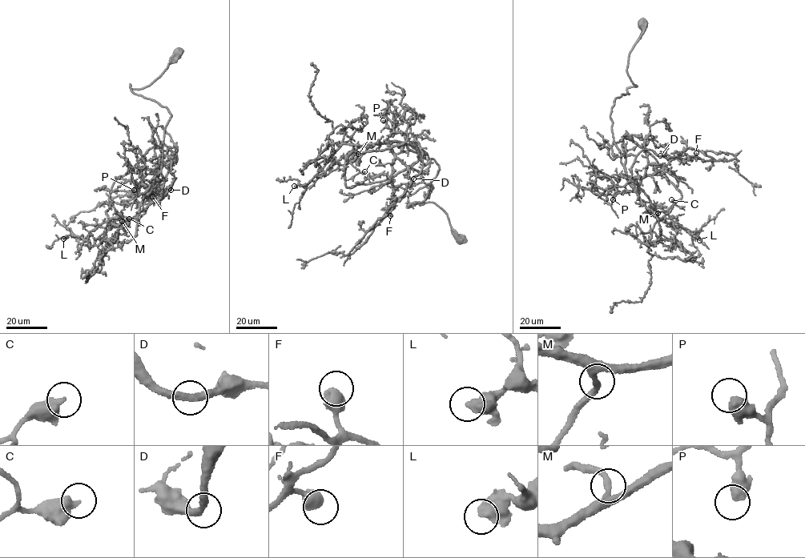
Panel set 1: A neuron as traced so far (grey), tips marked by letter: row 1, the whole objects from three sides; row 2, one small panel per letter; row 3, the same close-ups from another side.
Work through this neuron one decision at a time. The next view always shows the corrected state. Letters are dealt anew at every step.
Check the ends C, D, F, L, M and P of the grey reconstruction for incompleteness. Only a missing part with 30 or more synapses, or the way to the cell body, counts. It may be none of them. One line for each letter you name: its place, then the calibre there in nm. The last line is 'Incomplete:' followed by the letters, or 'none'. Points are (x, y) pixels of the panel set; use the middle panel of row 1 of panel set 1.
P: Place: (383, 120). Thickness 550 nm
Incomplete: P

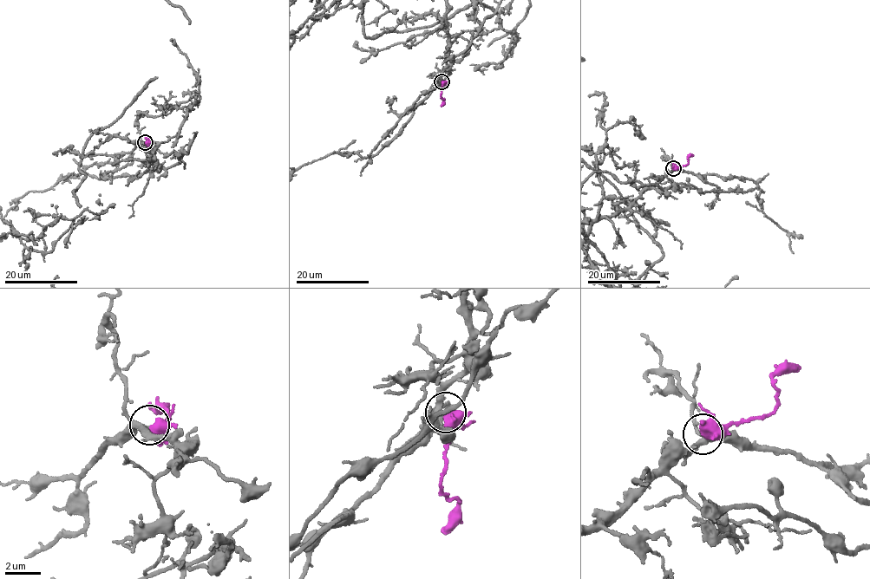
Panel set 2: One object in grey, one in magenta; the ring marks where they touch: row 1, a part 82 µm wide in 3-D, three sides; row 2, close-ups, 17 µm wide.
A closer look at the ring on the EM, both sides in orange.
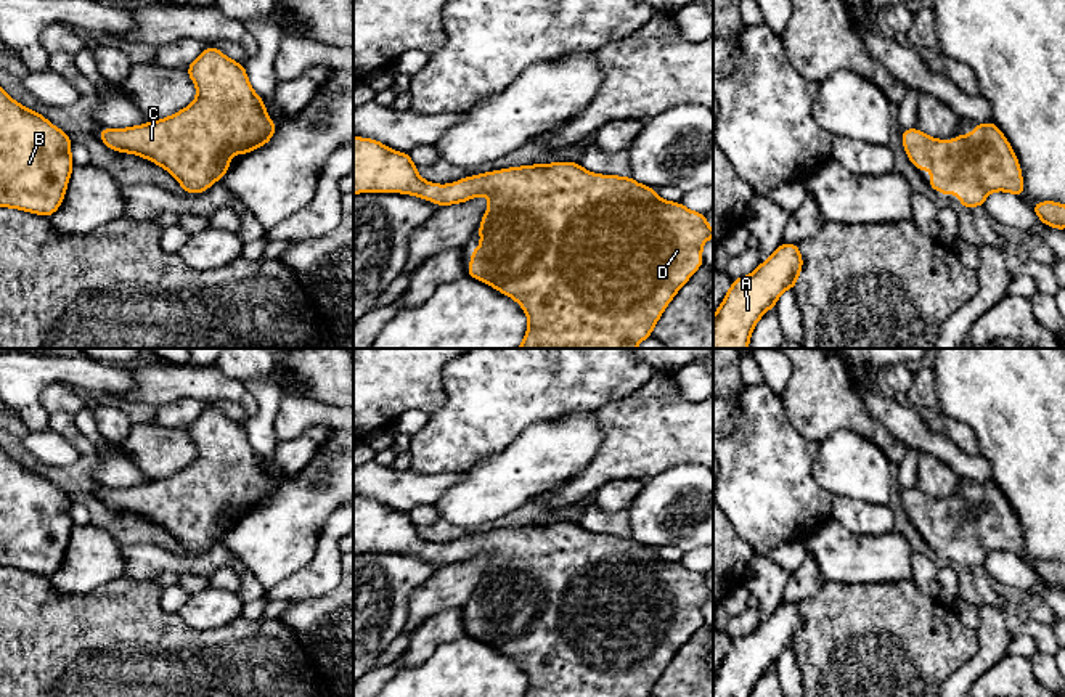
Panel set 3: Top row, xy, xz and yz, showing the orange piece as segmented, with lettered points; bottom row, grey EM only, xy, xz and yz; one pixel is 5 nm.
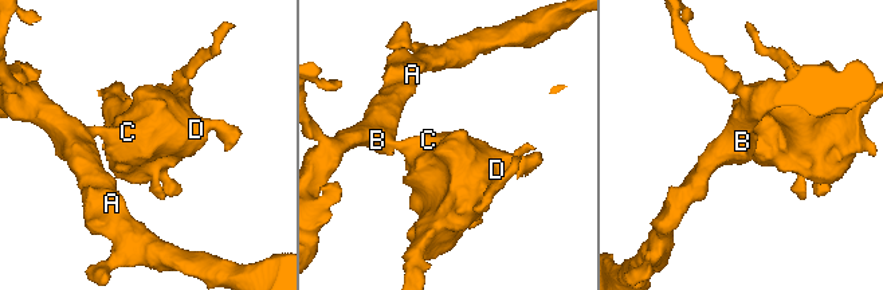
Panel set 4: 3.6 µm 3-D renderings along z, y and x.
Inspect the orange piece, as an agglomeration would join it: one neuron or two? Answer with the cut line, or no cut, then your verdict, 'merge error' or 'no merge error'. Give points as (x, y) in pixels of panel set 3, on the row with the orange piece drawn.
cut none; no merge error

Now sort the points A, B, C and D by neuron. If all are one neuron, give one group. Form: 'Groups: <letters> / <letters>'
Groups: A B C D

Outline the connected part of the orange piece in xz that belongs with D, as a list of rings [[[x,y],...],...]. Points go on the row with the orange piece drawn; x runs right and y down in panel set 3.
[[[353,137],[353,194],[357,193],[413,194],[421,199],[432,201],[439,207],[466,202],[479,194],[485,194],[490,199],[490,206],[479,226],[482,244],[471,251],[471,267],[466,268],[466,275],[490,284],[501,294],[506,294],[520,304],[522,310],[528,316],[528,329],[524,342],[517,348],[636,348],[639,342],[652,336],[652,329],[667,305],[683,284],[689,281],[694,271],[704,265],[702,244],[713,238],[713,230],[708,228],[708,222],[704,214],[689,210],[681,202],[660,199],[654,188],[639,185],[631,177],[593,173],[585,170],[578,162],[511,167],[461,178],[450,185],[435,185],[419,177],[416,164],[411,161],[408,153],[397,153],[377,140]]]

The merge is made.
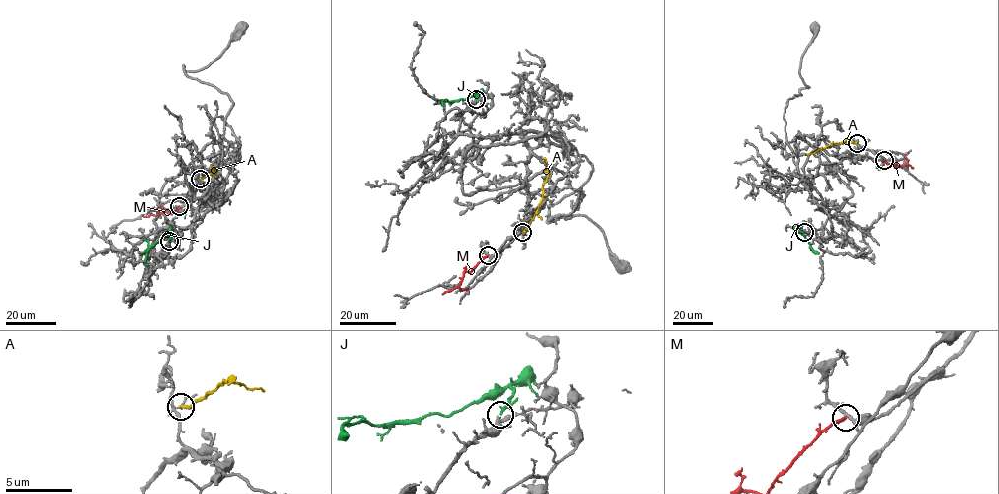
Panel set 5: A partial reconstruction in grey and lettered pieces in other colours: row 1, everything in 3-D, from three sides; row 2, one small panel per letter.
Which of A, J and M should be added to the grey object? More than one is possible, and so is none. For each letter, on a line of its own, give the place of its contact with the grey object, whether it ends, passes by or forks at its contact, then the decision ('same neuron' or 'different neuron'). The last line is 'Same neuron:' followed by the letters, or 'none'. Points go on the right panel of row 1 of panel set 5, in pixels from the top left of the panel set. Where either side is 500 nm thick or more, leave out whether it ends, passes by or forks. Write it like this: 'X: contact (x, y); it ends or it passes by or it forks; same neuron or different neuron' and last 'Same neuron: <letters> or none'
A: contact (857, 143); it passes by; different neuron
J: contact (804, 232); it ends; same neuron
M: contact (884, 160); it passes by; different neuron
Same neuron: J

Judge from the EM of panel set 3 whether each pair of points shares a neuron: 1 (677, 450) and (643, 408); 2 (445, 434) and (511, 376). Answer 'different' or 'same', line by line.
1: same
2: same

